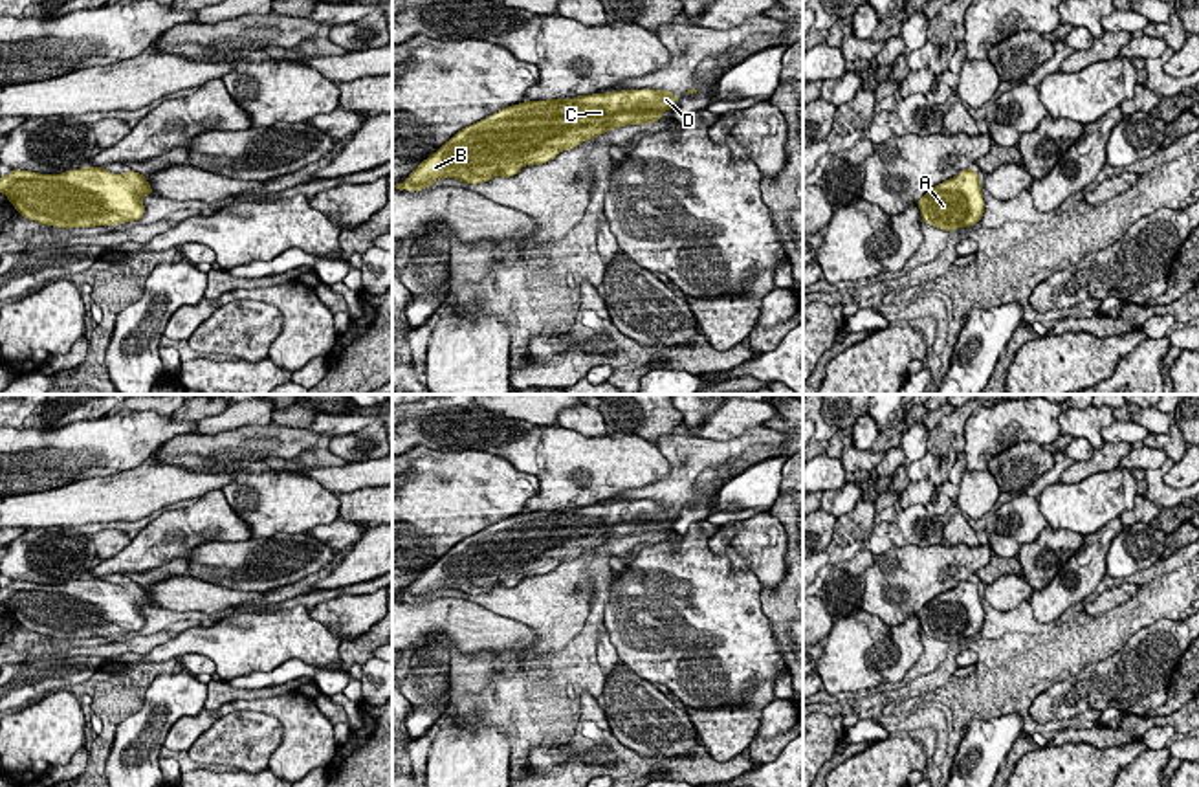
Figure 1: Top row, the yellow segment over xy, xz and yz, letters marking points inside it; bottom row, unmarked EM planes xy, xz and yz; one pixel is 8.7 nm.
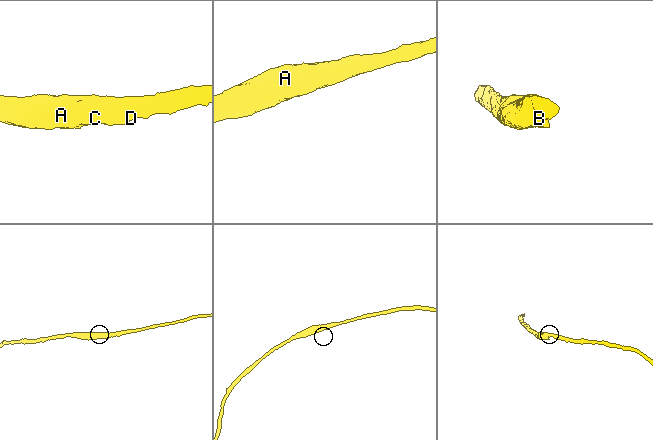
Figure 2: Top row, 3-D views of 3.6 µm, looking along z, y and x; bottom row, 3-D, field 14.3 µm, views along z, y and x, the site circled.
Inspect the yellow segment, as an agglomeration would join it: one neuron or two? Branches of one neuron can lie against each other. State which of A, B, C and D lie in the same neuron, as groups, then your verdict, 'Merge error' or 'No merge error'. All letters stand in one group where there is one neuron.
Groups: A B C D. No merge error

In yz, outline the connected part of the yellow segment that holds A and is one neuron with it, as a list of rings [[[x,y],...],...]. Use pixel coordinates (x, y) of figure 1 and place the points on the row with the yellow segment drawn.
[[[964,169],[957,176],[935,185],[917,205],[922,222],[928,226],[944,231],[975,226],[984,213],[977,171]]]

